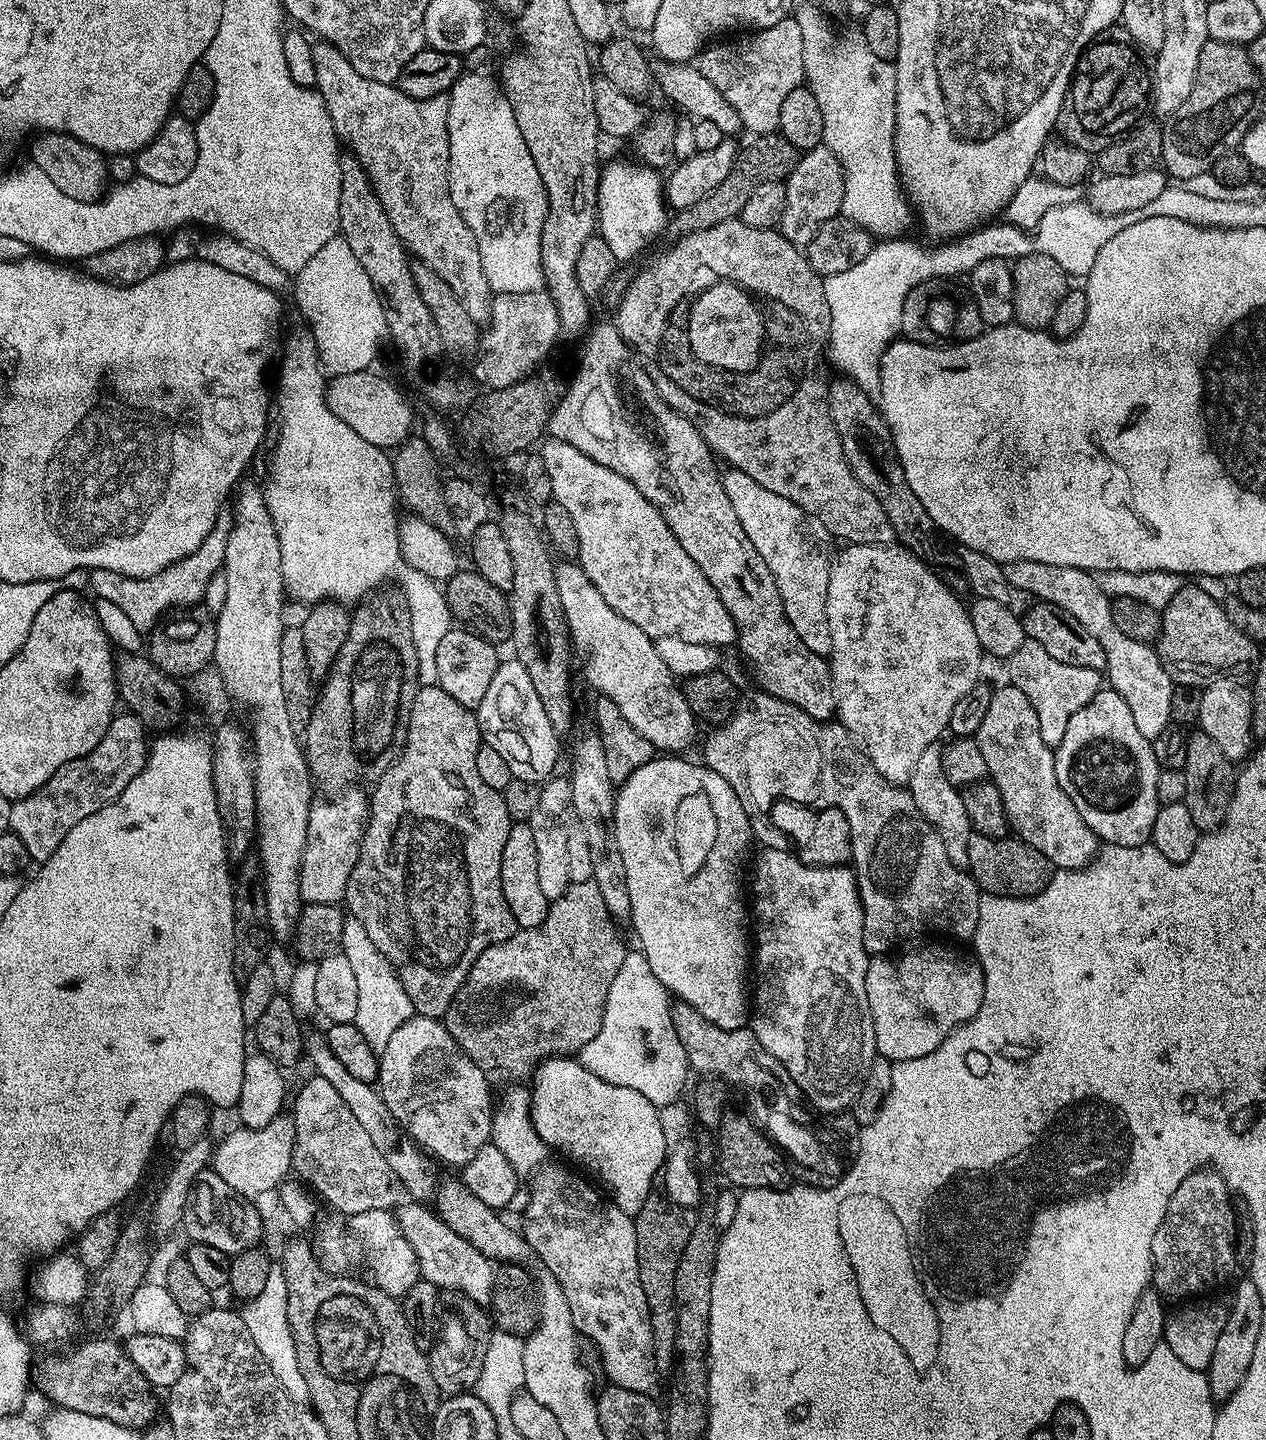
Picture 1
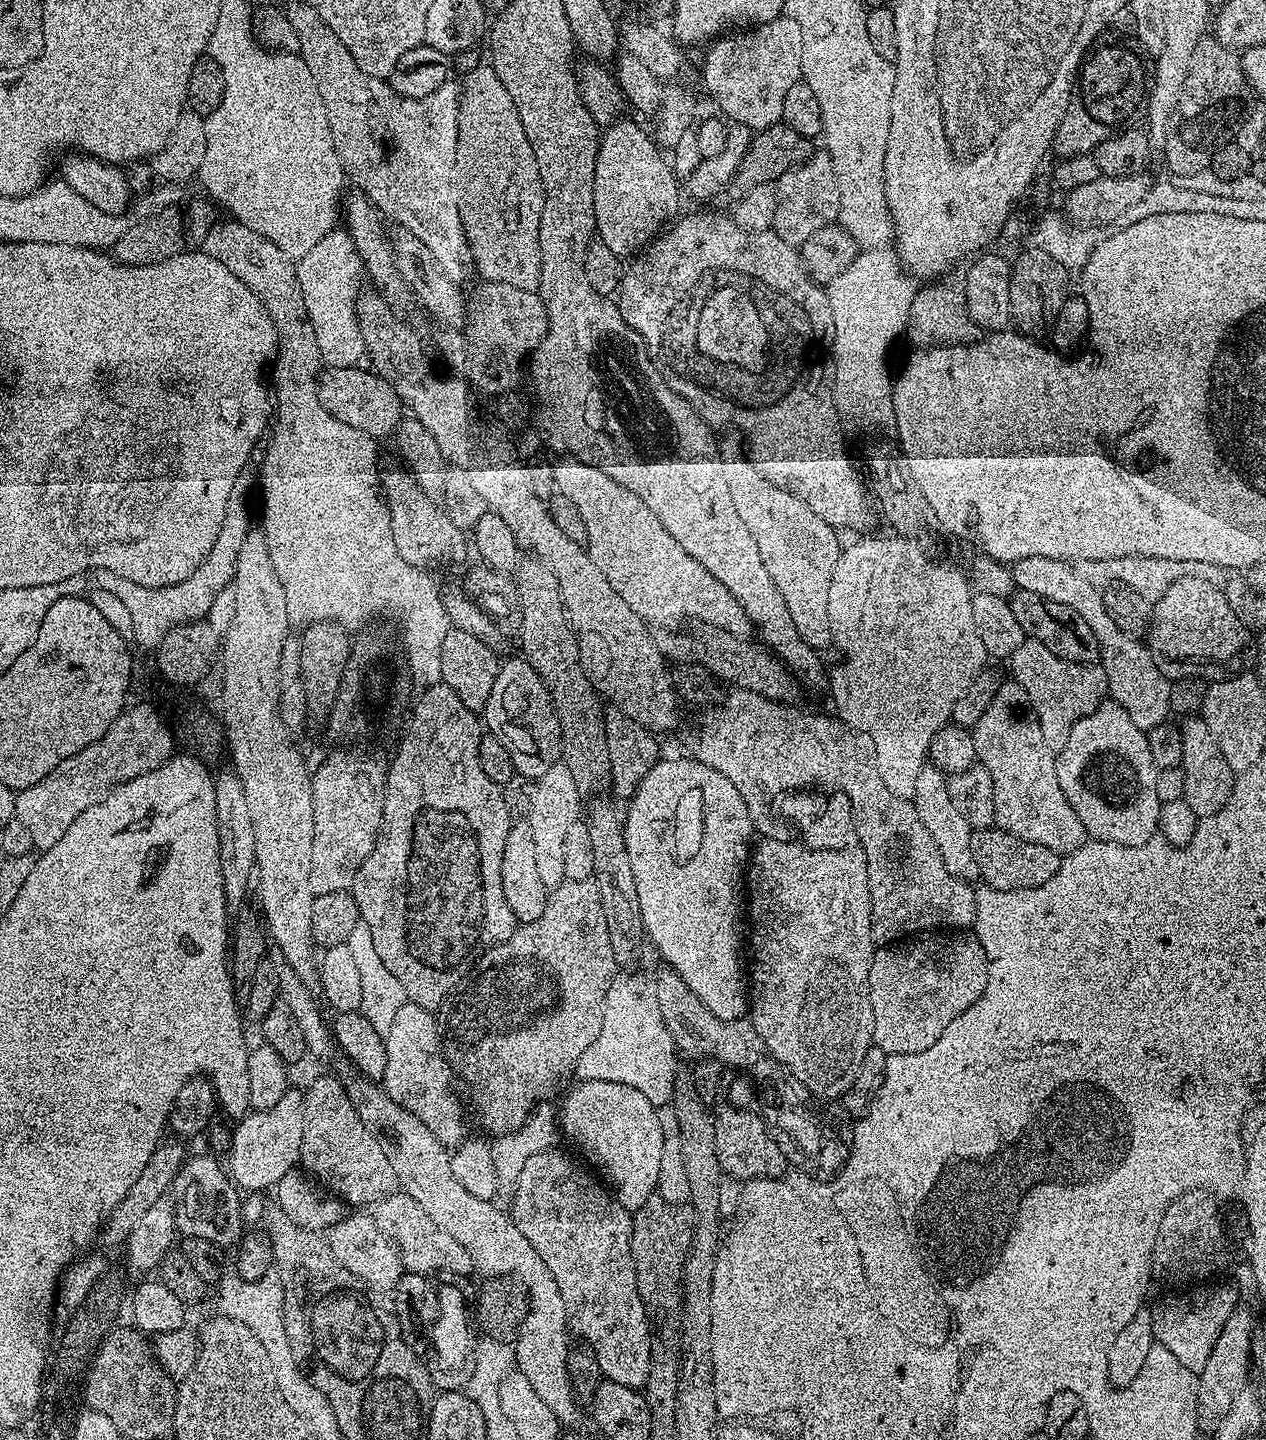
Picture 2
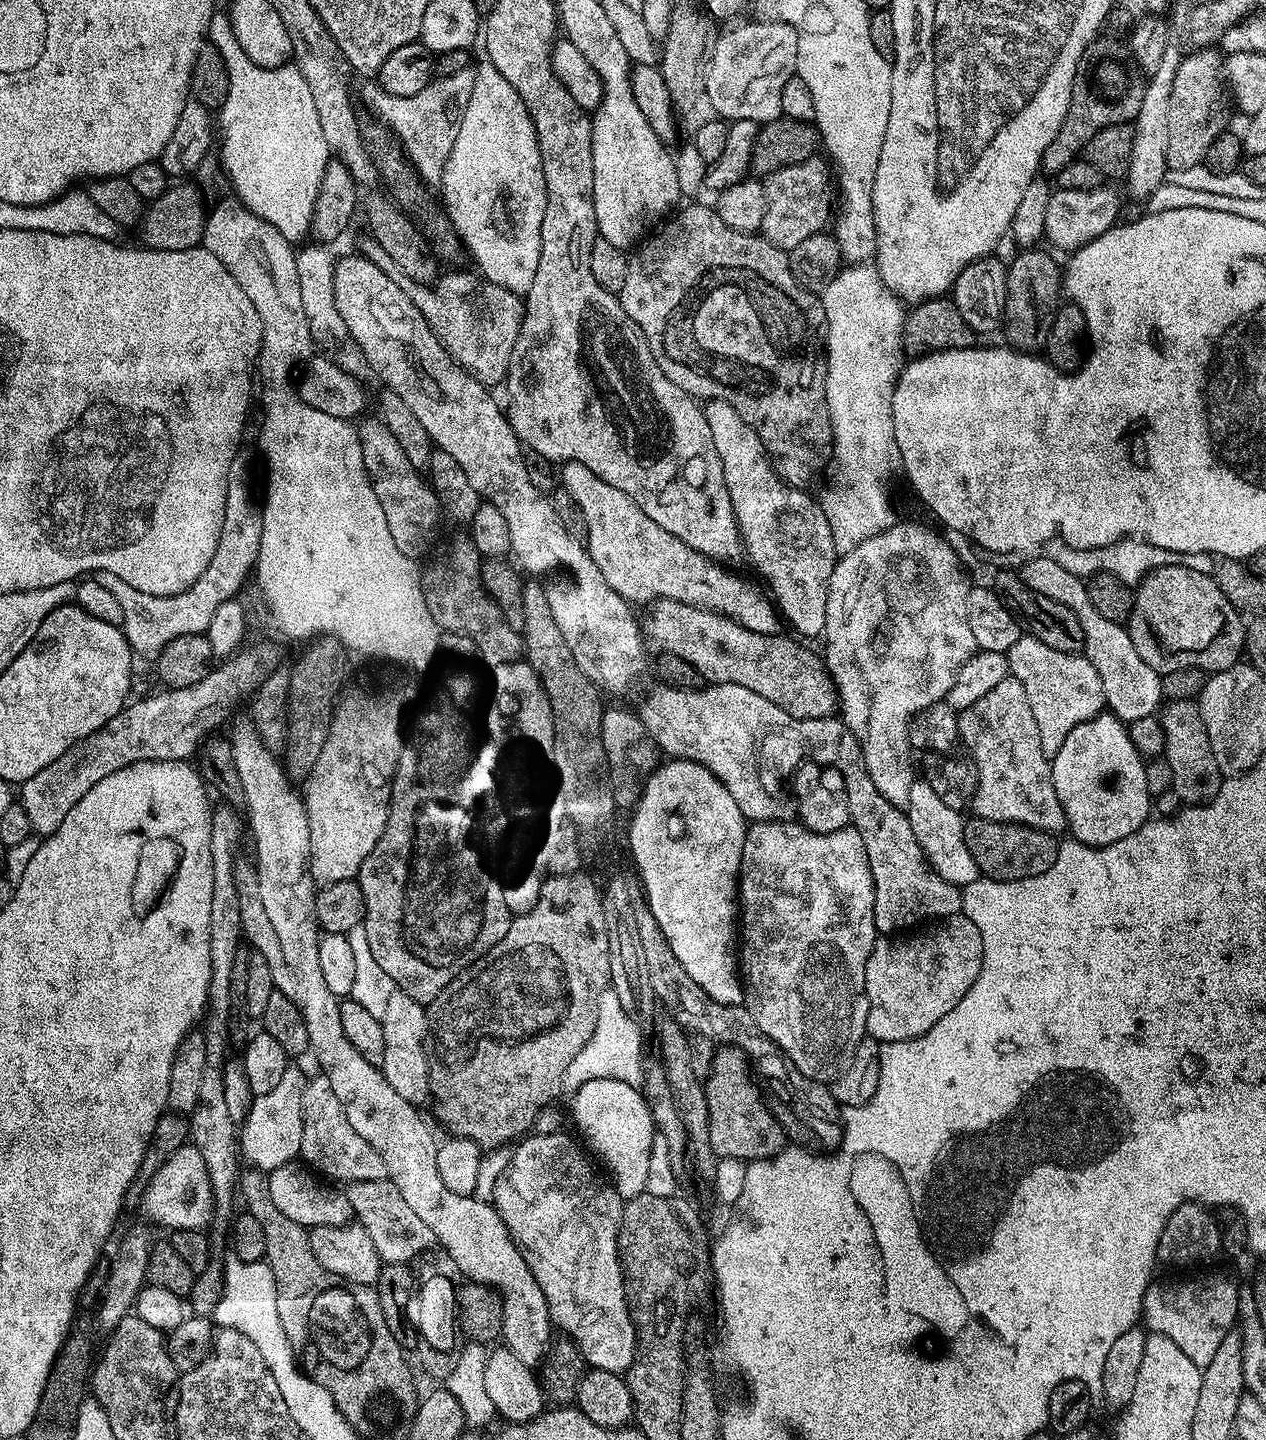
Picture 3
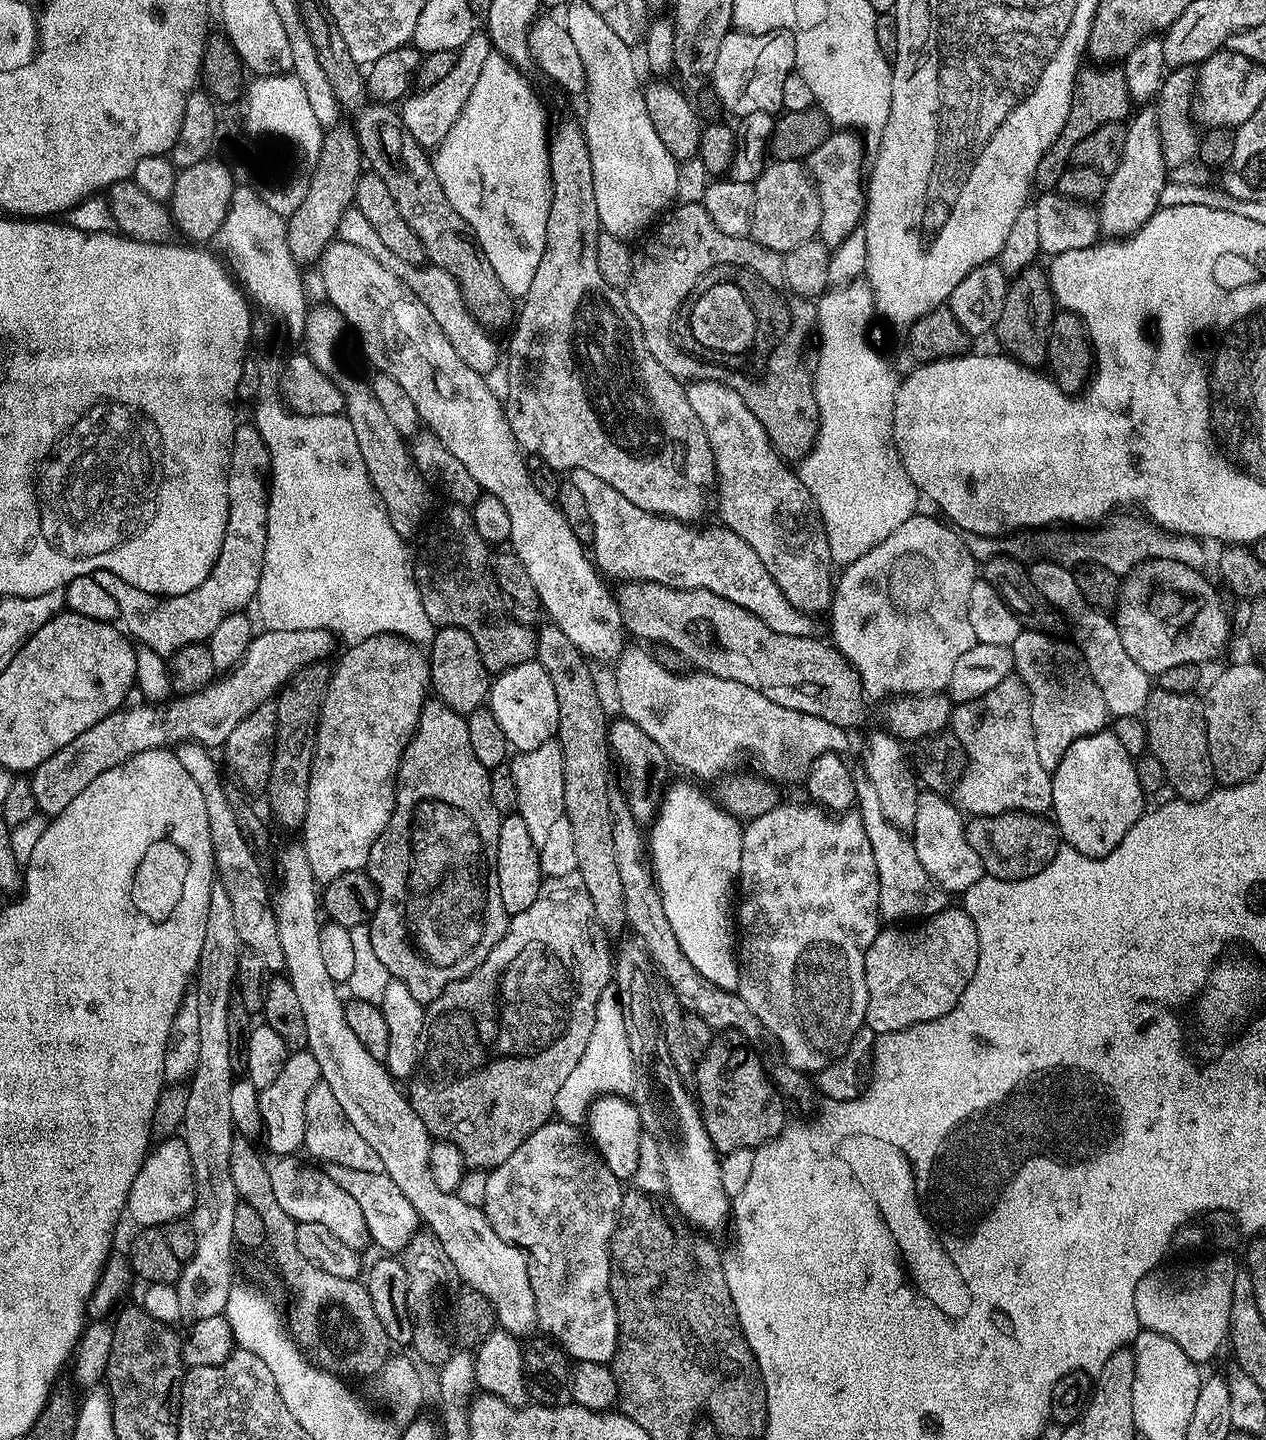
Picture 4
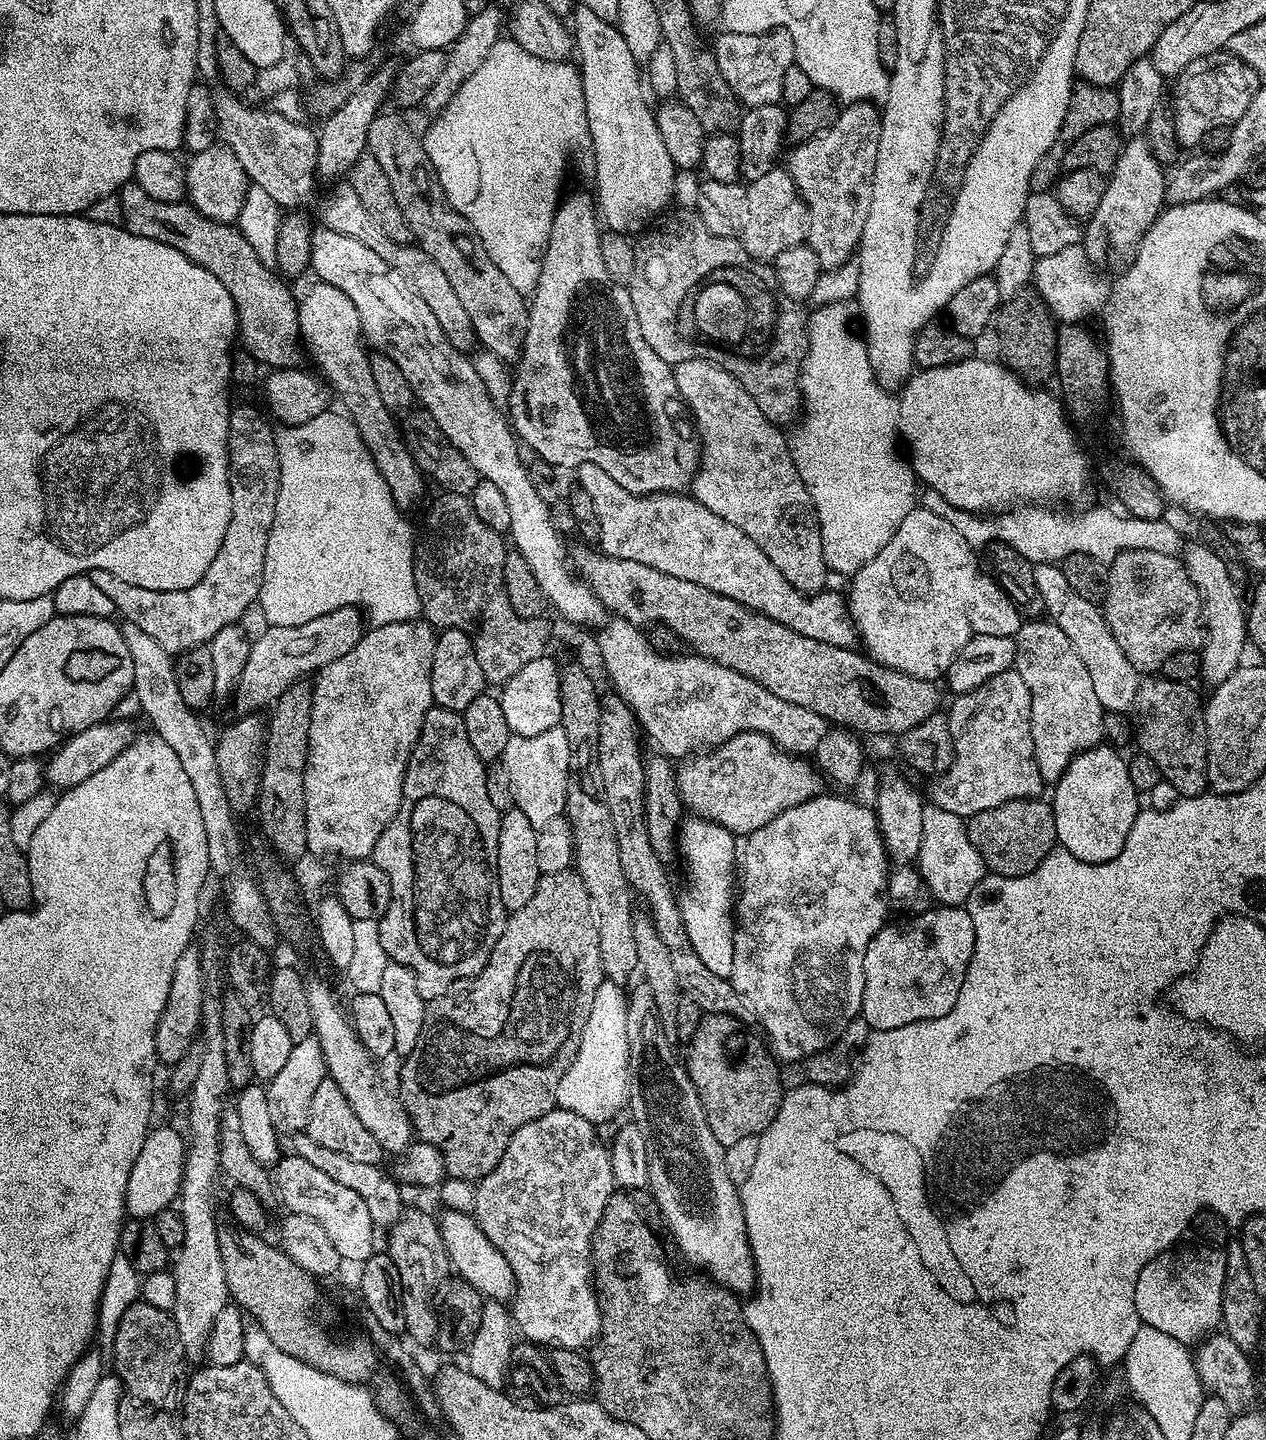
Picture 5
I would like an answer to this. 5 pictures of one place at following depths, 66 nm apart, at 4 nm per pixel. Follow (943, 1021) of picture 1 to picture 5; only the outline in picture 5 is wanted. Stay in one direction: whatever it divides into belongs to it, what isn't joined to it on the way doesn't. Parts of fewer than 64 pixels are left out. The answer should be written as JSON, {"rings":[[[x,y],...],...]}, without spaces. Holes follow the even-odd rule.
{"rings":[[[932,906],[926,912],[918,912],[904,919],[908,920],[902,921],[901,924],[885,923],[880,933],[870,942],[870,946],[866,946],[866,954],[864,955],[864,993],[862,994],[860,1011],[862,1019],[868,1023],[869,1029],[878,1032],[894,1030],[898,1026],[910,1026],[914,1022],[922,1022],[923,1020],[942,1018],[942,1014],[949,1012],[954,1006],[954,1002],[958,1002],[958,990],[962,990],[962,982],[966,978],[968,967],[970,966],[970,958],[974,954],[974,922],[970,922],[970,914],[967,907]]]}

